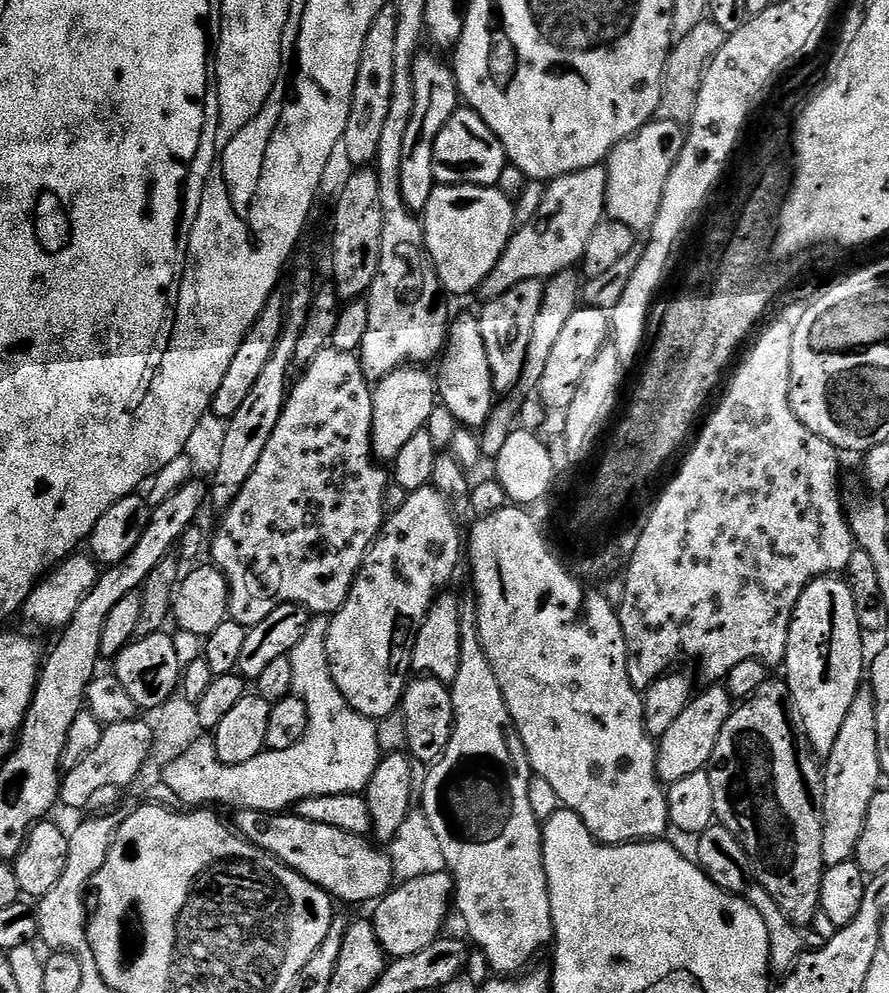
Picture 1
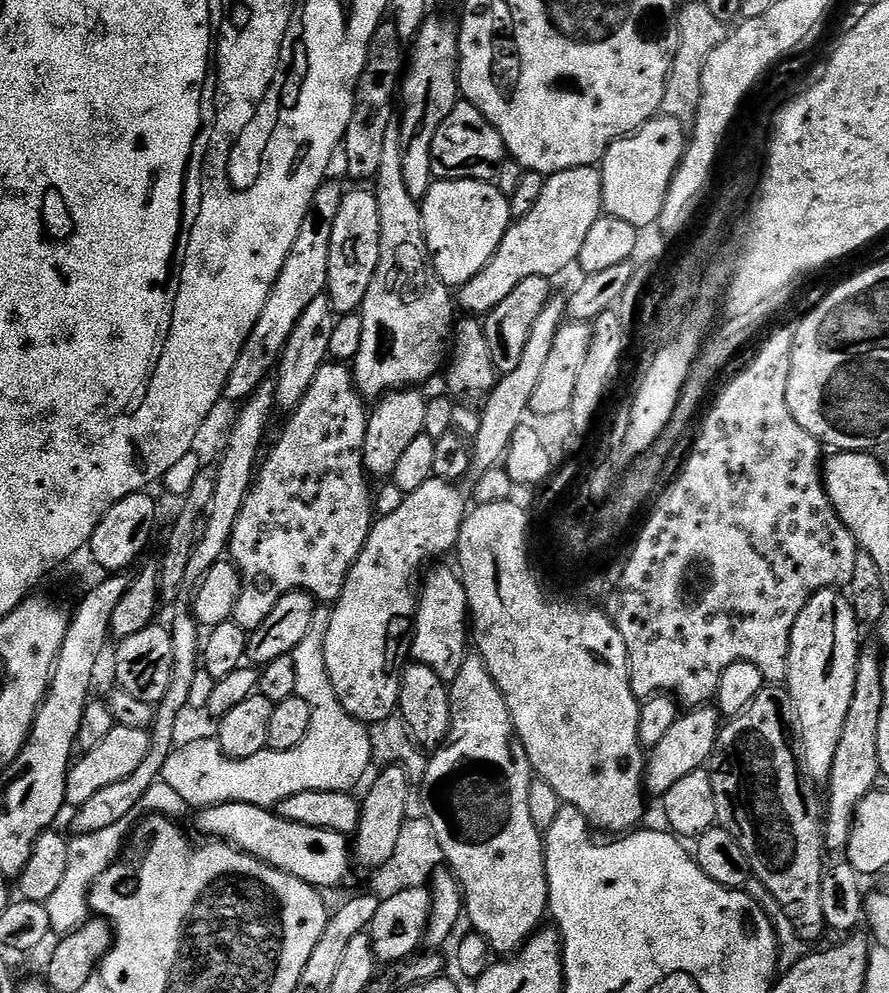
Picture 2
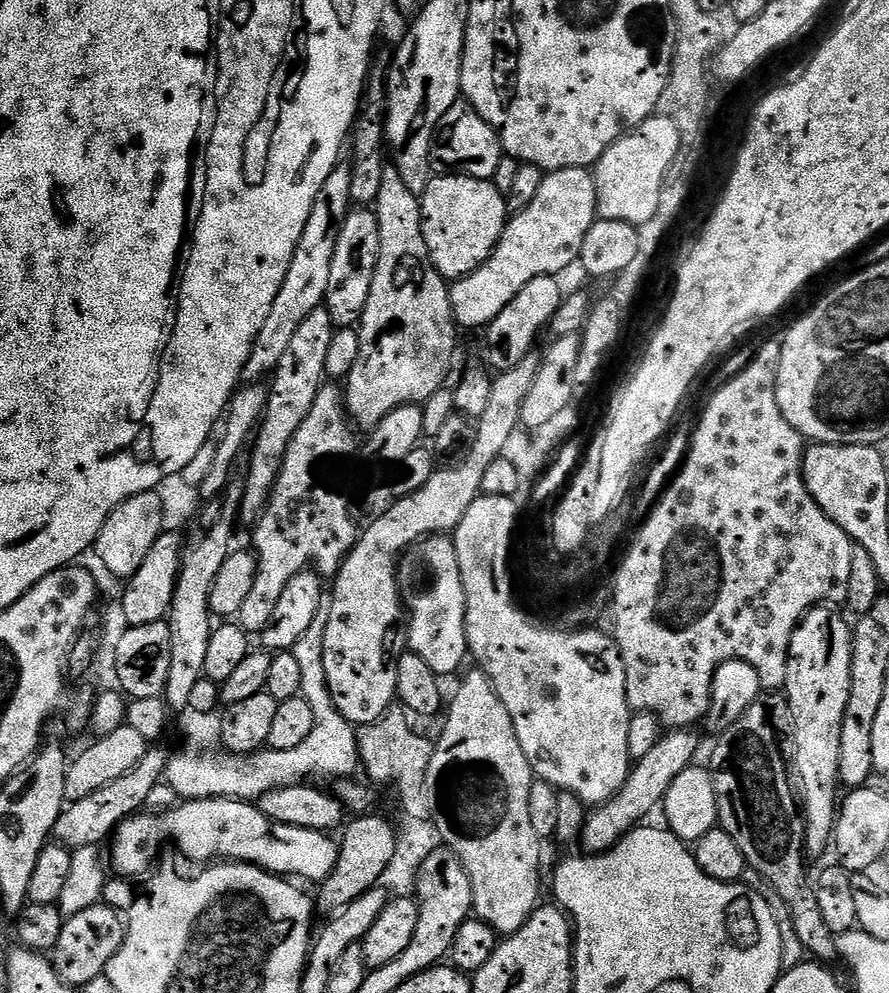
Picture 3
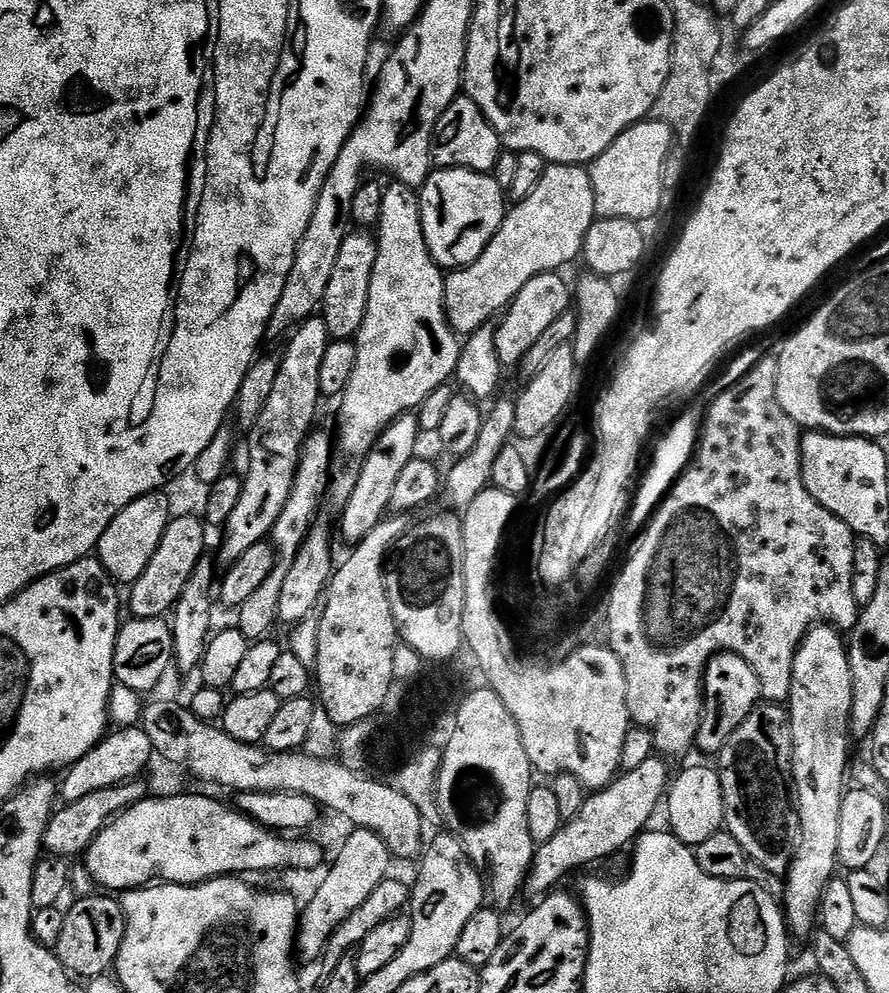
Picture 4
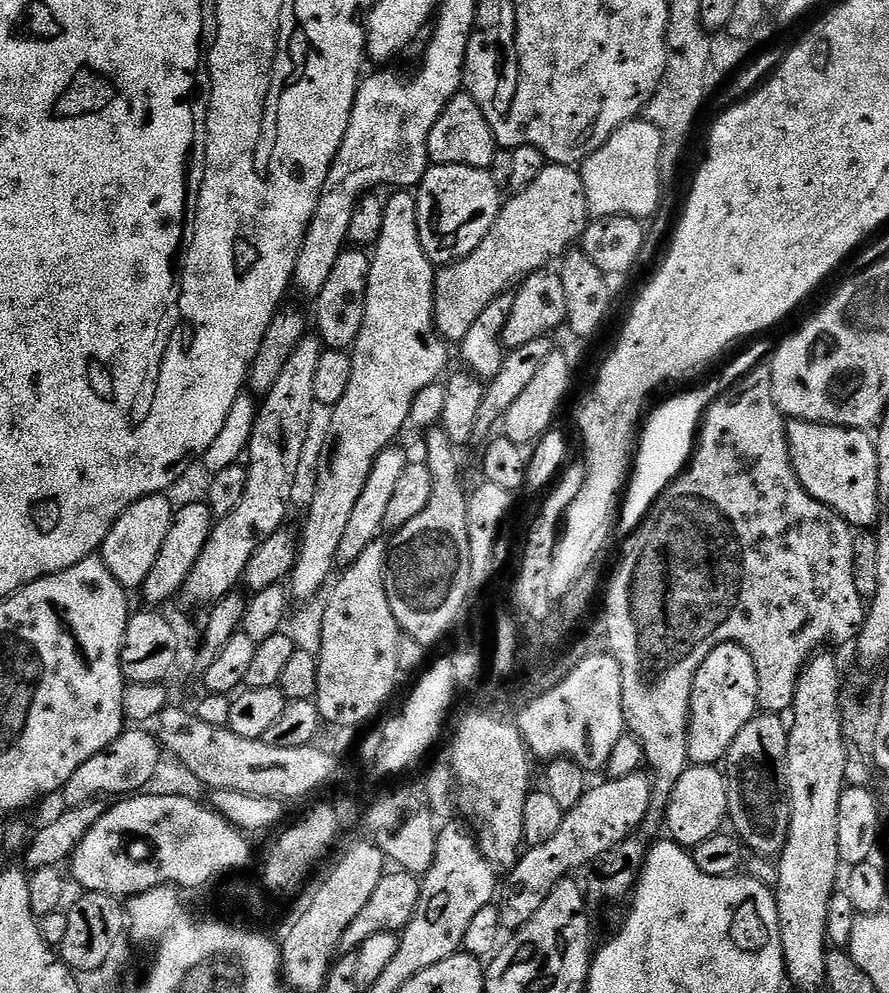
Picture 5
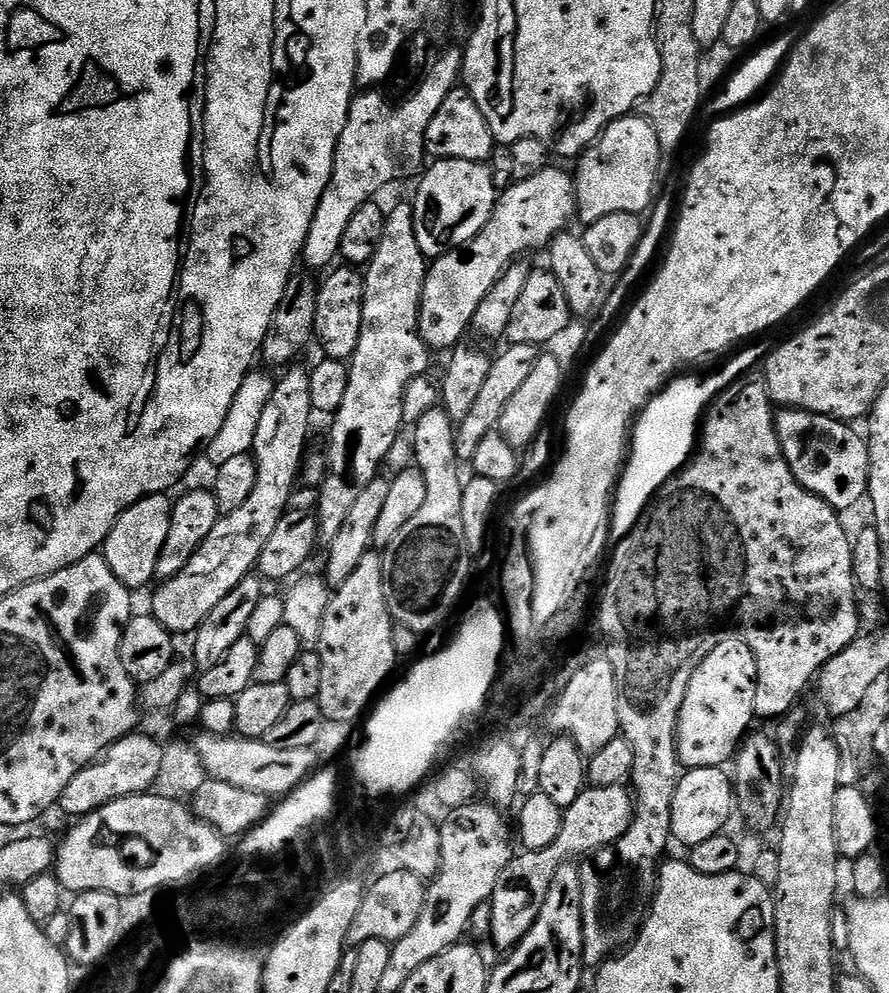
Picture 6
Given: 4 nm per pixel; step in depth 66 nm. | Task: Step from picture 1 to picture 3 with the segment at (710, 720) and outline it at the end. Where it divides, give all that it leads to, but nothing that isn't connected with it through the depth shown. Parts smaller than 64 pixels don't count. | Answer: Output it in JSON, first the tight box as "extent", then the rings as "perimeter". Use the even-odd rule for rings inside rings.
{"extent":[582,730,700,854],"perimeter":[[[672,730],[661,735],[660,740],[646,754],[646,758],[635,761],[628,774],[624,789],[606,803],[593,807],[587,813],[582,827],[582,841],[589,853],[599,854],[611,852],[629,832],[633,831],[652,811],[659,809],[664,803],[664,795],[670,790],[670,782],[682,774],[682,770],[693,767],[696,751],[700,748],[700,740],[688,730]]]}

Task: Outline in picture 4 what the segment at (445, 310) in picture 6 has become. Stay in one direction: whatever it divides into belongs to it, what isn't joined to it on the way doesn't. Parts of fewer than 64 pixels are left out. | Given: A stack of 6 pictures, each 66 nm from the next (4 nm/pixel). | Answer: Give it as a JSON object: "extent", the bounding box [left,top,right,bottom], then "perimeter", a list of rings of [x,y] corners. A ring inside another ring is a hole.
{"extent":[444,164,596,338],"perimeter":[[[549,164],[535,190],[523,202],[507,209],[502,226],[478,262],[445,275],[444,305],[457,337],[467,338],[480,327],[493,323],[530,278],[560,272],[563,264],[579,261],[586,234],[596,219],[591,171],[579,164]]]}

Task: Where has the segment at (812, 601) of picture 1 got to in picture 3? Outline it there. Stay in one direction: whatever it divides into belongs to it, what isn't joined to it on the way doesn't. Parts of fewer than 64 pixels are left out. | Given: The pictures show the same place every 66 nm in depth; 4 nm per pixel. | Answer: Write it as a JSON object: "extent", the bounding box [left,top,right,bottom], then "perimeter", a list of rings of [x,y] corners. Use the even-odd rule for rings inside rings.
{"extent":[782,606,852,853],"perimeter":[[[817,606],[811,608],[804,615],[799,626],[792,632],[792,641],[788,647],[788,673],[786,674],[786,682],[784,683],[782,692],[788,701],[788,711],[790,713],[791,723],[796,728],[796,760],[794,756],[794,776],[798,781],[798,792],[802,797],[802,811],[804,813],[804,833],[805,847],[809,853],[829,851],[830,845],[834,840],[836,830],[836,817],[838,815],[838,796],[836,800],[836,791],[841,791],[840,783],[840,755],[842,754],[842,722],[846,714],[846,702],[850,702],[850,666],[852,665],[852,628],[842,617],[836,612],[831,612],[828,606]]]}

